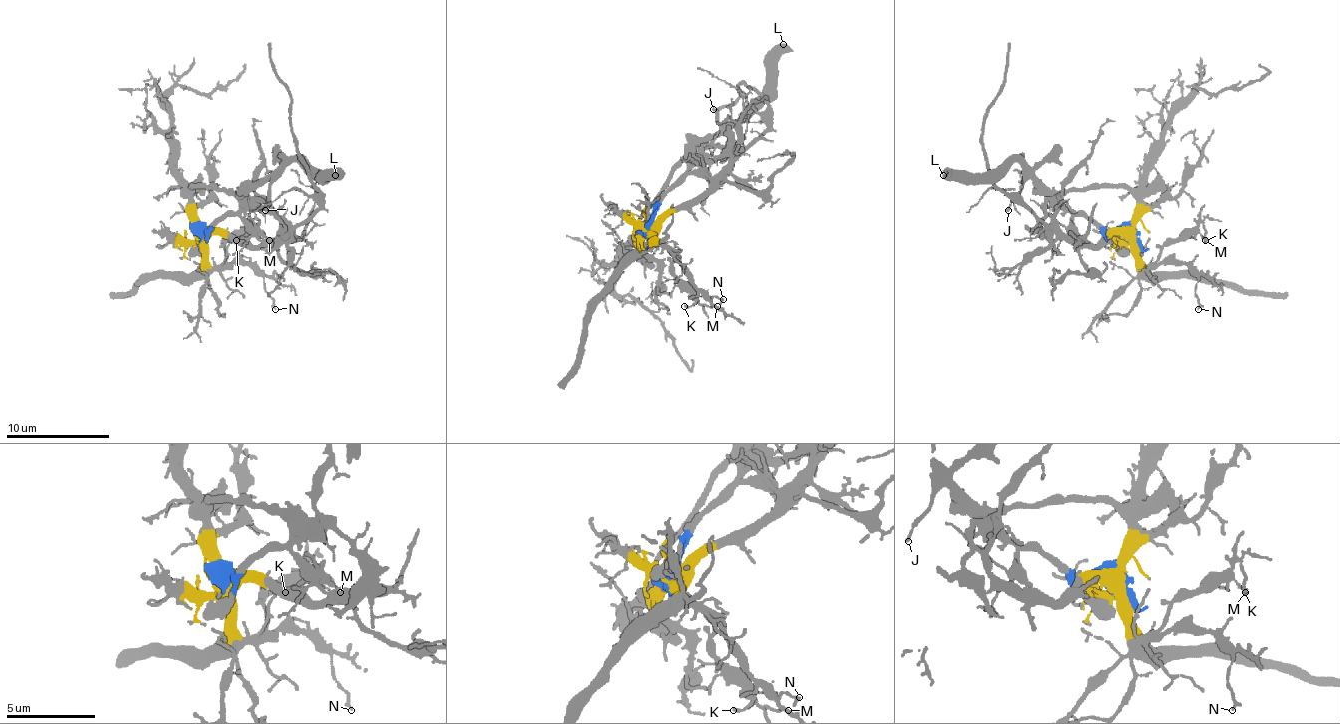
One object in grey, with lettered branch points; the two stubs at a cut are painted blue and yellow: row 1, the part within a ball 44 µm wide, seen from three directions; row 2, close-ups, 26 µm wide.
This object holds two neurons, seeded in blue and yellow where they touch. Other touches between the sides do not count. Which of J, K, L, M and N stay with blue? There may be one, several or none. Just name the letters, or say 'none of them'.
J, L

